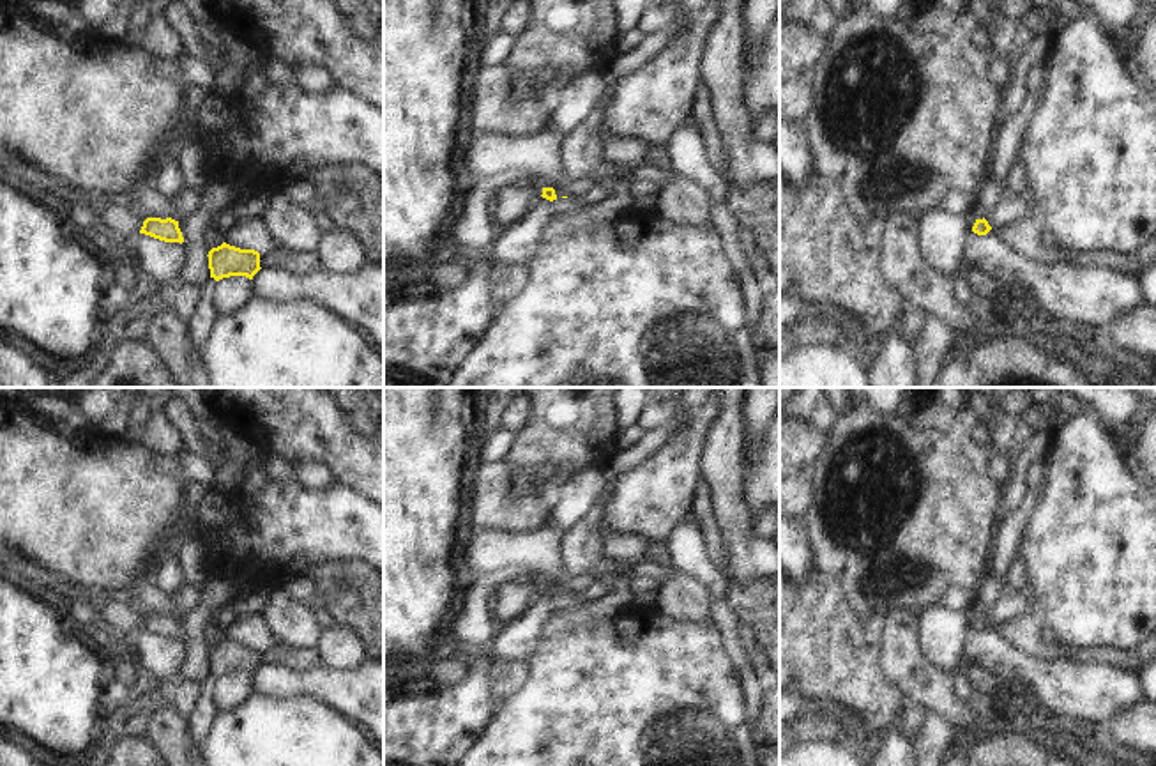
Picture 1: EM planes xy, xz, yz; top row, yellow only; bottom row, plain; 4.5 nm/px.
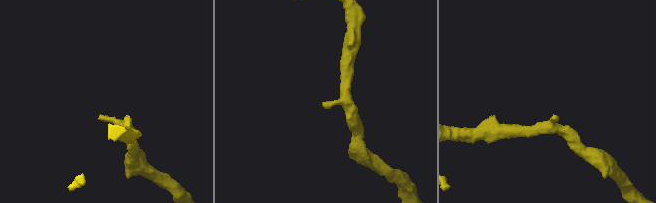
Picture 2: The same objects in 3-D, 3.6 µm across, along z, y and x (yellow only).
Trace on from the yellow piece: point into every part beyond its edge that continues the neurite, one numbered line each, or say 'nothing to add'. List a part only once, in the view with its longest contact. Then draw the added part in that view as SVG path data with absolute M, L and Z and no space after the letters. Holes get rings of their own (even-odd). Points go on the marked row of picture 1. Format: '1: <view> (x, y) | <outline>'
nothing to add

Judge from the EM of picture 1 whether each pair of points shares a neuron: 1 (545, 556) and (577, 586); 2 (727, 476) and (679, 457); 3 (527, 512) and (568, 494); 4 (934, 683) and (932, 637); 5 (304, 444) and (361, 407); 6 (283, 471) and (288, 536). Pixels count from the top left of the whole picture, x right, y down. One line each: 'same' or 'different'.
1: different
2: different
3: different
4: different
5: same
6: different

